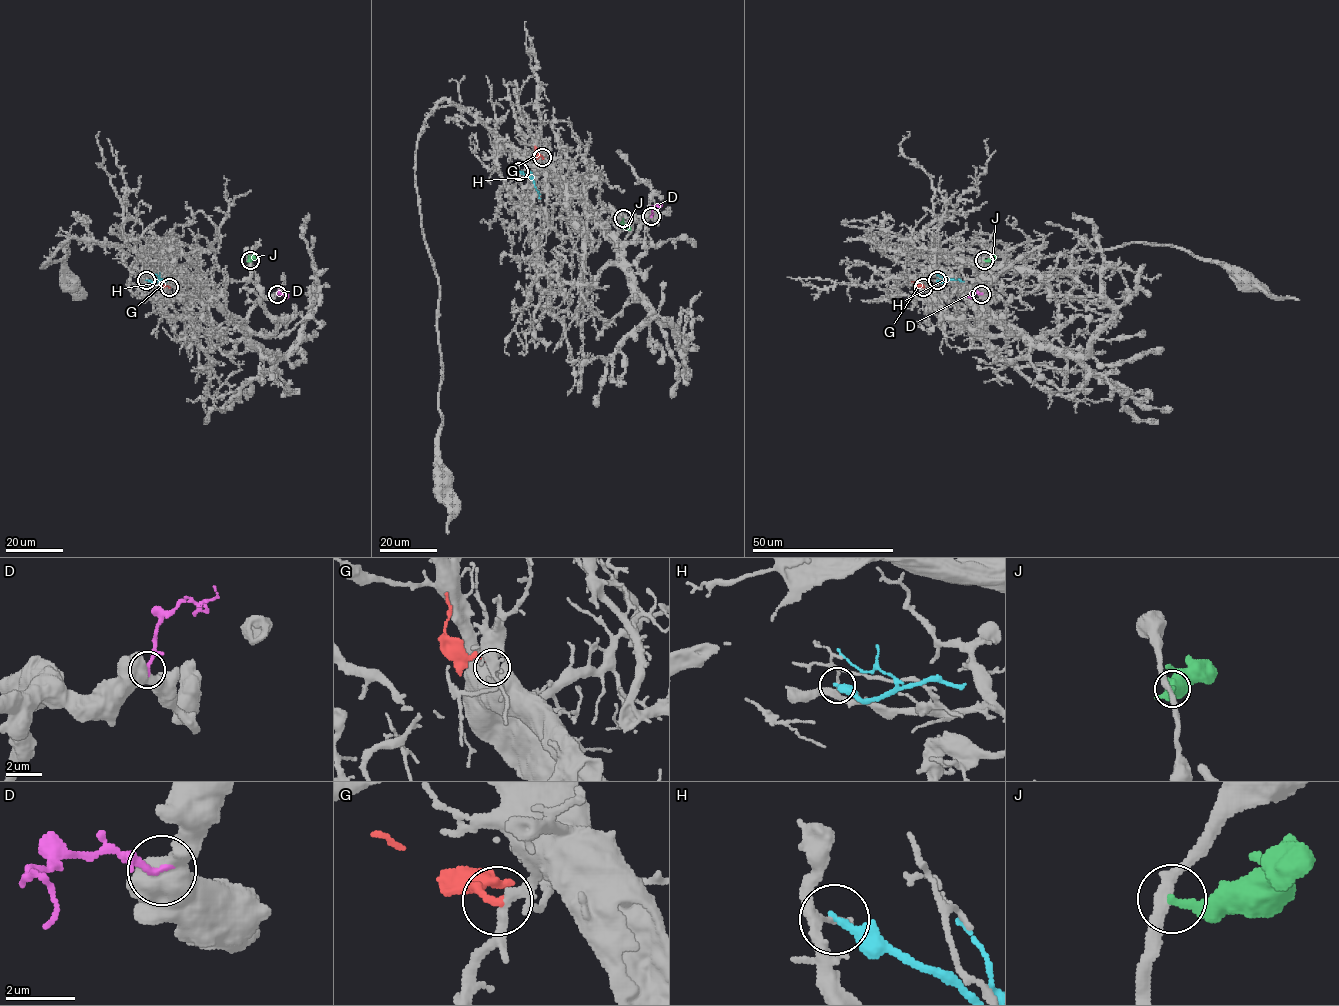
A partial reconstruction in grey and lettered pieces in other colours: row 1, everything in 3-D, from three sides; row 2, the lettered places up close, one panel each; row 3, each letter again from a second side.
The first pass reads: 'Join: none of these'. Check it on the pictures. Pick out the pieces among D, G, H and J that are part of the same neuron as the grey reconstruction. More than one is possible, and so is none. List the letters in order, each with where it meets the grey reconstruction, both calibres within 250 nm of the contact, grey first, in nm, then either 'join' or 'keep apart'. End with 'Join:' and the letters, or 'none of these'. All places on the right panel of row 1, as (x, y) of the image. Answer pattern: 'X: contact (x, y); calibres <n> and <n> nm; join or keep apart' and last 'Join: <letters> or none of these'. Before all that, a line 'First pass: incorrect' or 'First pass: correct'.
First pass: correct
D: contact (981, 294); calibres 600 and 190 nm; keep apart
G: contact (923, 287); calibres 220 and 220 nm; keep apart
H: contact (937, 280); calibres 200 and 260 nm; keep apart
J: contact (984, 260); calibres 340 and 240 nm; keep apart
Join: none of these

